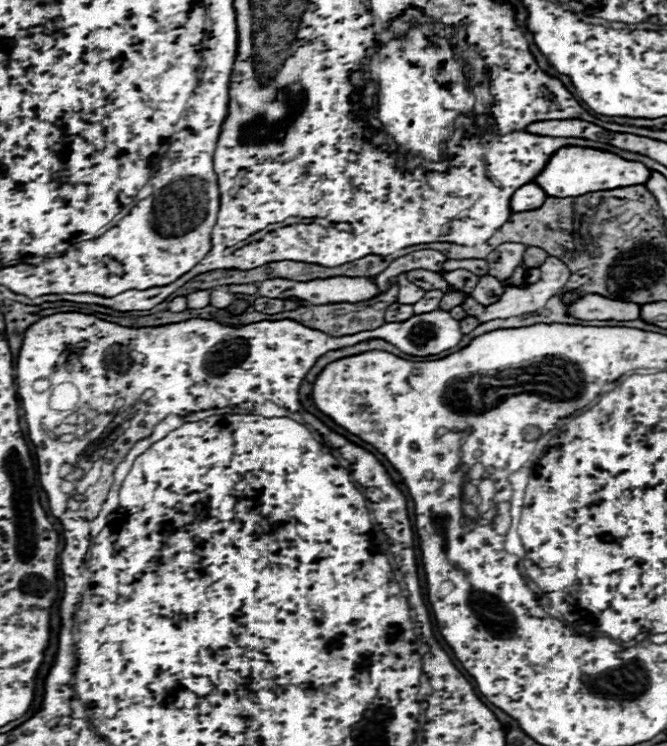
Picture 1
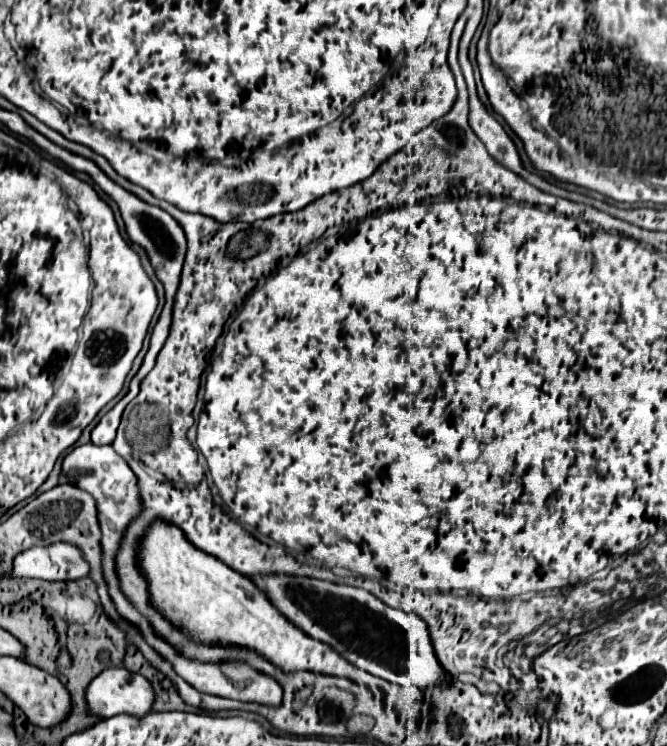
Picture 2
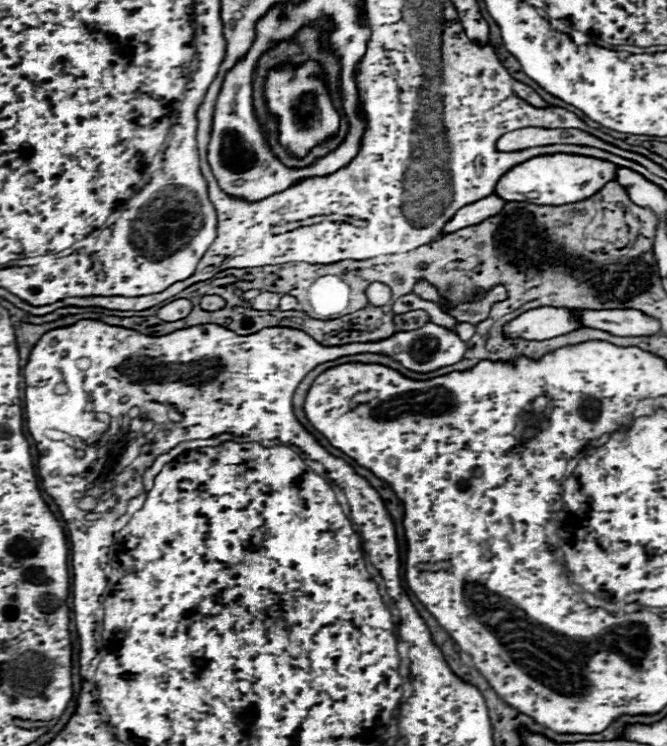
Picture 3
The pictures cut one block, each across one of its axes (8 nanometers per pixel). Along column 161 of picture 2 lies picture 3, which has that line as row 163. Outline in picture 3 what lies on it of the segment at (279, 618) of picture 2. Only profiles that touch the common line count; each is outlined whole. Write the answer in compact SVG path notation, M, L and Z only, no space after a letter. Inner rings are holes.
M552 154L552 156L540 156L540 158L530 158L530 162L522 162L514 166L514 170L508 170L500 180L498 186L494 188L494 194L506 202L532 202L538 206L564 206L564 204L574 204L580 200L586 200L594 196L606 182L614 180L618 166L610 164L606 160L590 158L590 156L576 156L576 154Z

